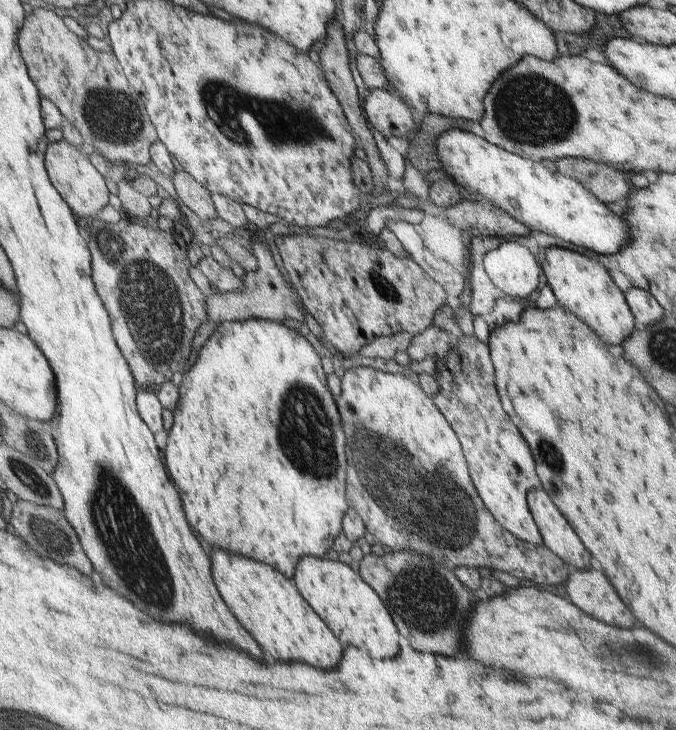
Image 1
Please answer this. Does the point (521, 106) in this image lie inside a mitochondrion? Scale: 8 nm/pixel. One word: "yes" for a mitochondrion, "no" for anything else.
yes

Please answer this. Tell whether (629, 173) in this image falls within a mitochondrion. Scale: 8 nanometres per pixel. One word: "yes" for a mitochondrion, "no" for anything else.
no

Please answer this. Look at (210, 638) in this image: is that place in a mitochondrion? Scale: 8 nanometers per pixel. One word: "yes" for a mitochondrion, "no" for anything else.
no

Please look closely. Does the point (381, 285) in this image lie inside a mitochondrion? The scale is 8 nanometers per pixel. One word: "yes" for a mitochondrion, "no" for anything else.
yes

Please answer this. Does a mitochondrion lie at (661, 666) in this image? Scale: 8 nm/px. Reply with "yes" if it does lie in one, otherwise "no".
yes

